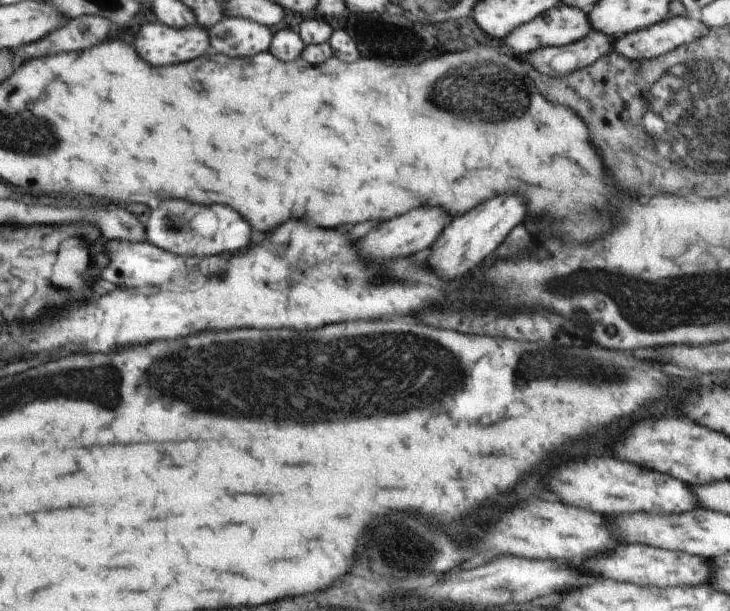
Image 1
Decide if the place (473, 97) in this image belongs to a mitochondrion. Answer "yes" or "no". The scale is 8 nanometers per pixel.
yes

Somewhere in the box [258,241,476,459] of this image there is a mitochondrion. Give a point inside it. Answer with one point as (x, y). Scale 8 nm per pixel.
(387, 278)

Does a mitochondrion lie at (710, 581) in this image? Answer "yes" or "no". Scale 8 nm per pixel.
no

